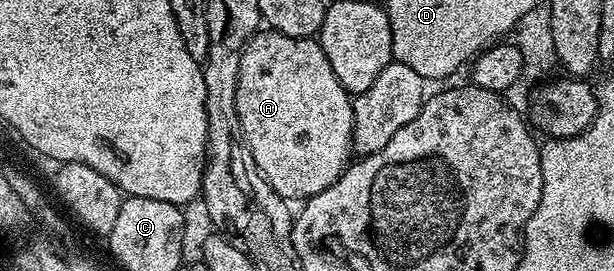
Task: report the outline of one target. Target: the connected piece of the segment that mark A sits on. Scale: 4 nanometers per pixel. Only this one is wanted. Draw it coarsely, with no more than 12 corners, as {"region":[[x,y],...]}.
{"region":[[261,29],[238,120],[270,188],[307,200],[350,162],[353,95],[316,38]]}

